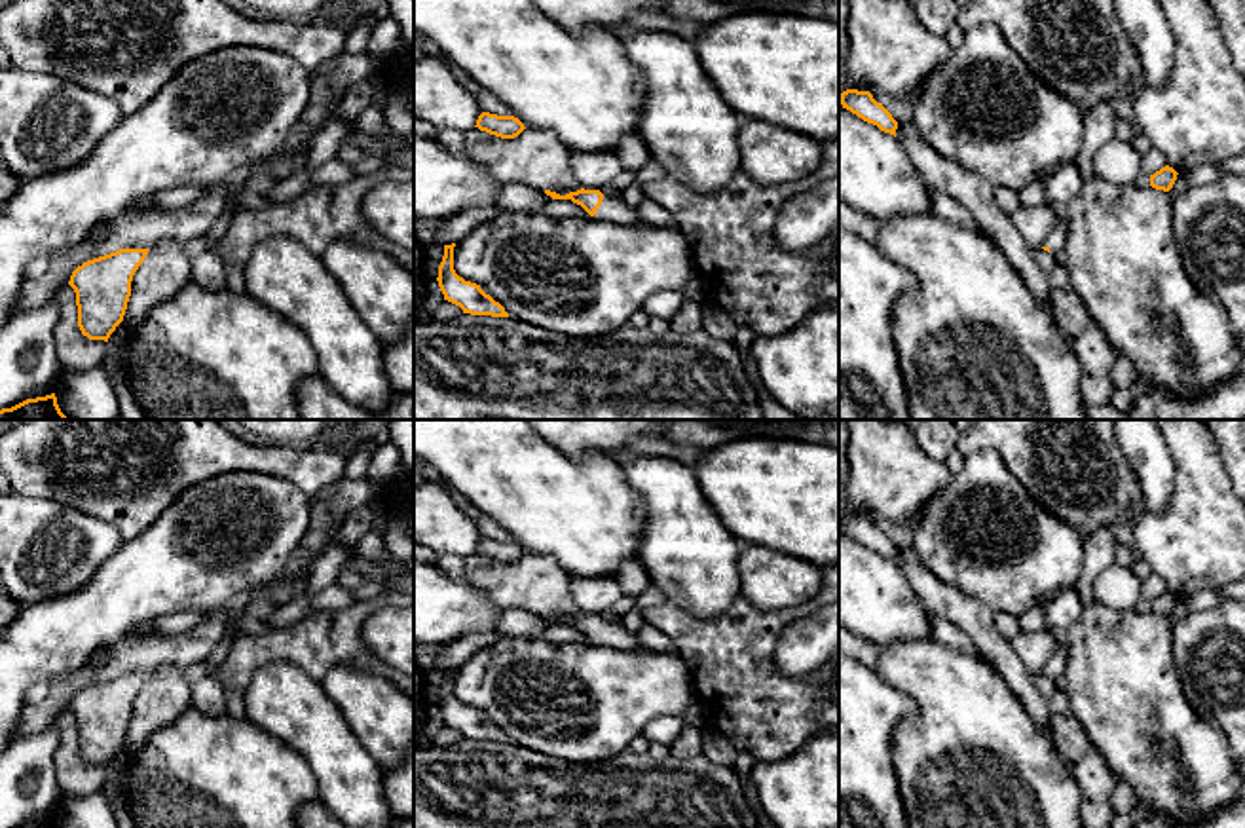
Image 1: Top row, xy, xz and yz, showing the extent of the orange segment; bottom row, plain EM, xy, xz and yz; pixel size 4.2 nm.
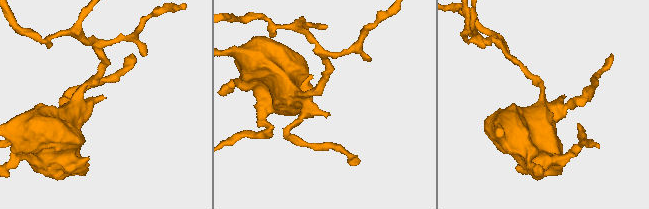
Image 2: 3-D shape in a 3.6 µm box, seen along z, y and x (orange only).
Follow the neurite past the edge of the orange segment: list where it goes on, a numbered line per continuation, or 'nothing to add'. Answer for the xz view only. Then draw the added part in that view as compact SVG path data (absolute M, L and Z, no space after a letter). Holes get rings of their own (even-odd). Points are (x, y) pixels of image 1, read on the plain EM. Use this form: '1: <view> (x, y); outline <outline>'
1: xz (613, 635); outline M604 621L602 630L598 632L594 644L615 648L615 649L638 649L638 648L641 648L638 634L630 632L622 625L622 621L621 623Z

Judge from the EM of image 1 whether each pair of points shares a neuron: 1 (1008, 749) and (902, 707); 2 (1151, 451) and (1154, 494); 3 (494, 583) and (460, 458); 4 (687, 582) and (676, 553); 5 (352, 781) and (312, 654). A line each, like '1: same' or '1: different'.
1: different
2: same
3: different
4: same
5: different

